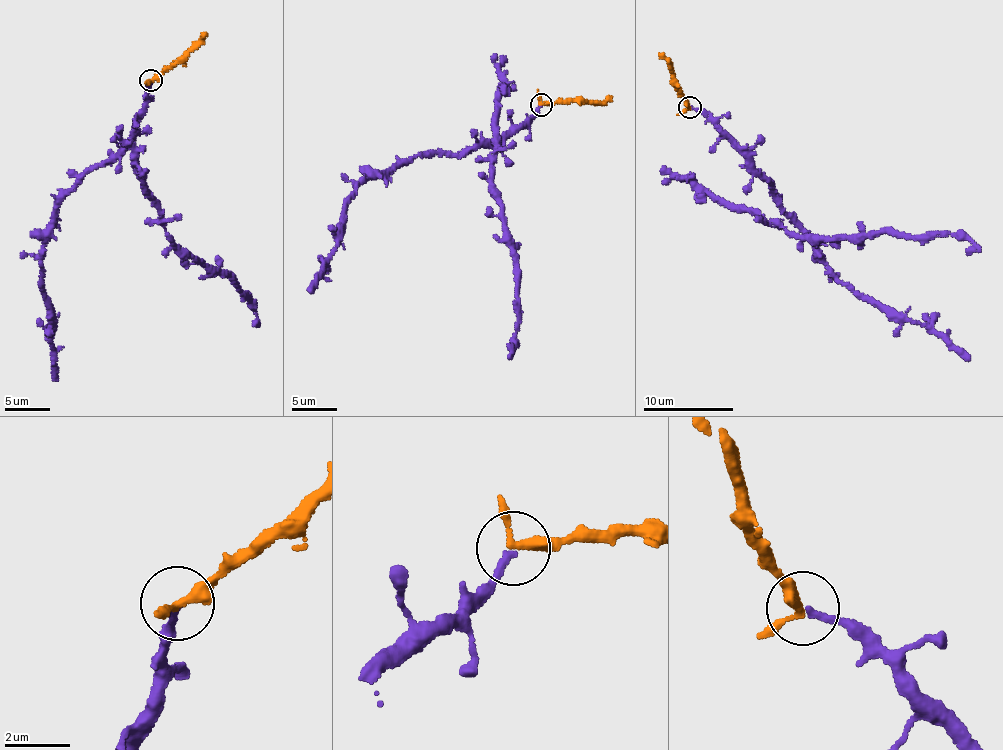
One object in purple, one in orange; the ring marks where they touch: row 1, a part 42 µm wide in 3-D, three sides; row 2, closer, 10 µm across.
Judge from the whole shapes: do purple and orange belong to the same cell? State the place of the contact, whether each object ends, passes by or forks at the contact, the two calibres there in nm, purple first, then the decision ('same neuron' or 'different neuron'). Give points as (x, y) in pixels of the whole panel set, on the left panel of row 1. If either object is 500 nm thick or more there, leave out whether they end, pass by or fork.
(150, 80) | purple ends | orange passes by | 220/260 nm | same neuron

